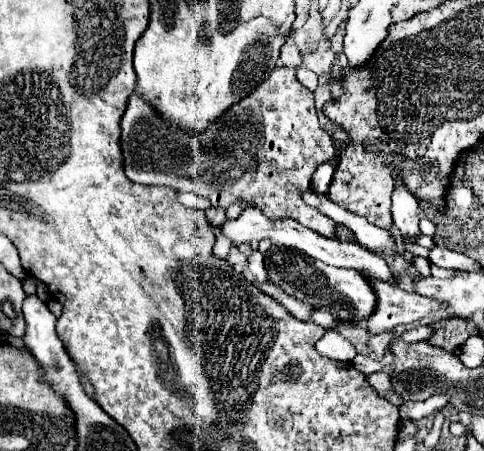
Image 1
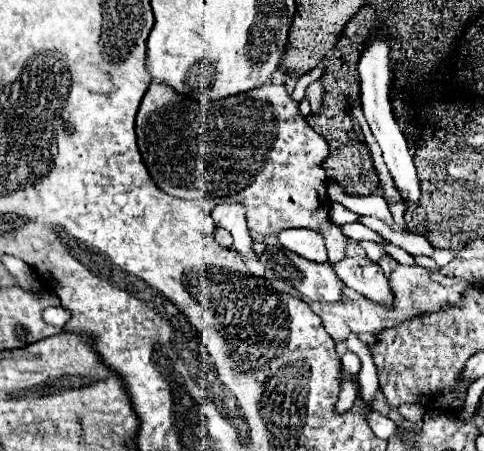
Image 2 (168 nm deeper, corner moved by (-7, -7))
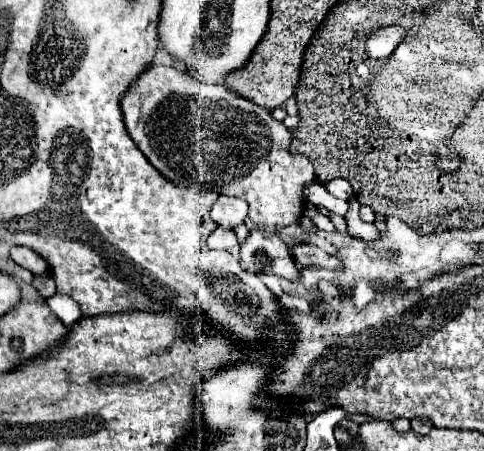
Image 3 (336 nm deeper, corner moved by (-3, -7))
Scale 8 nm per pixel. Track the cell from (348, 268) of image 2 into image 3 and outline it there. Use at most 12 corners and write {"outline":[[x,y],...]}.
{"outline":[[314,243],[290,245],[298,267],[316,265],[330,271],[342,269],[334,259]]}

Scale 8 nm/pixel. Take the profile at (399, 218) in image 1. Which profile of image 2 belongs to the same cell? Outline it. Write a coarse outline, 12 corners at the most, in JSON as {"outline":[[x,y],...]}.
{"outline":[[376,19],[358,73],[364,117],[404,201],[420,187],[390,107],[390,35]]}

